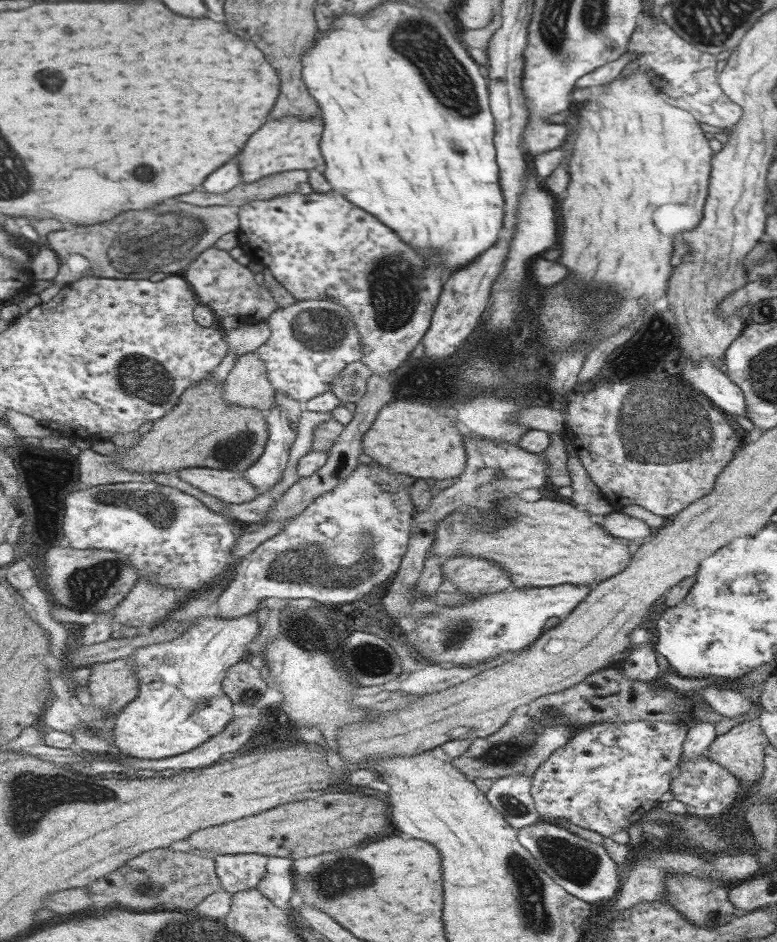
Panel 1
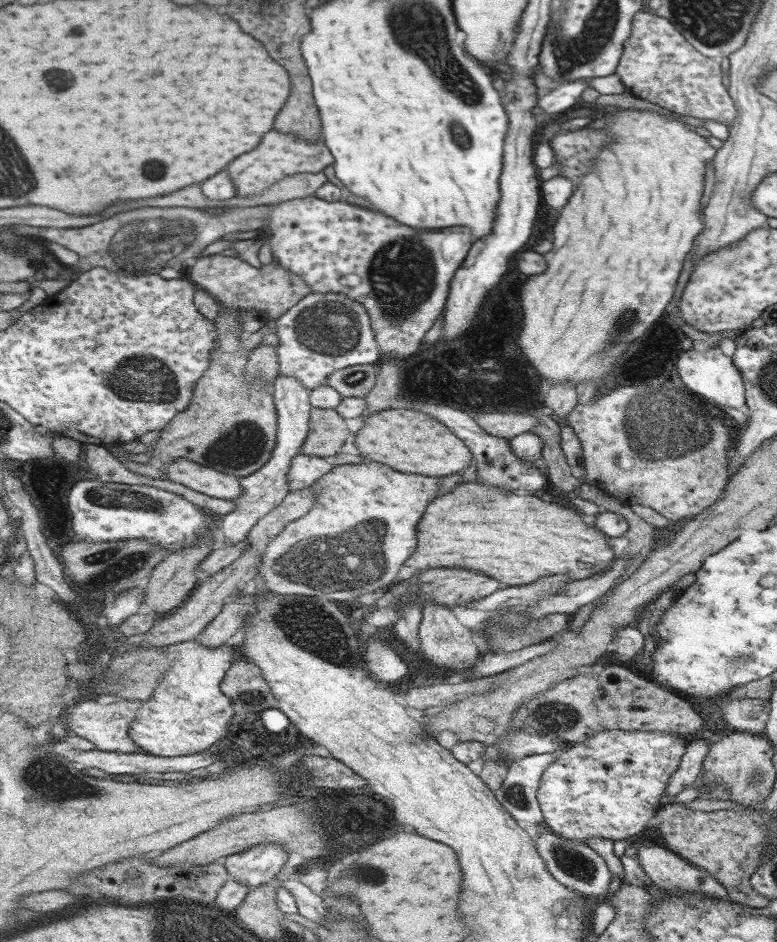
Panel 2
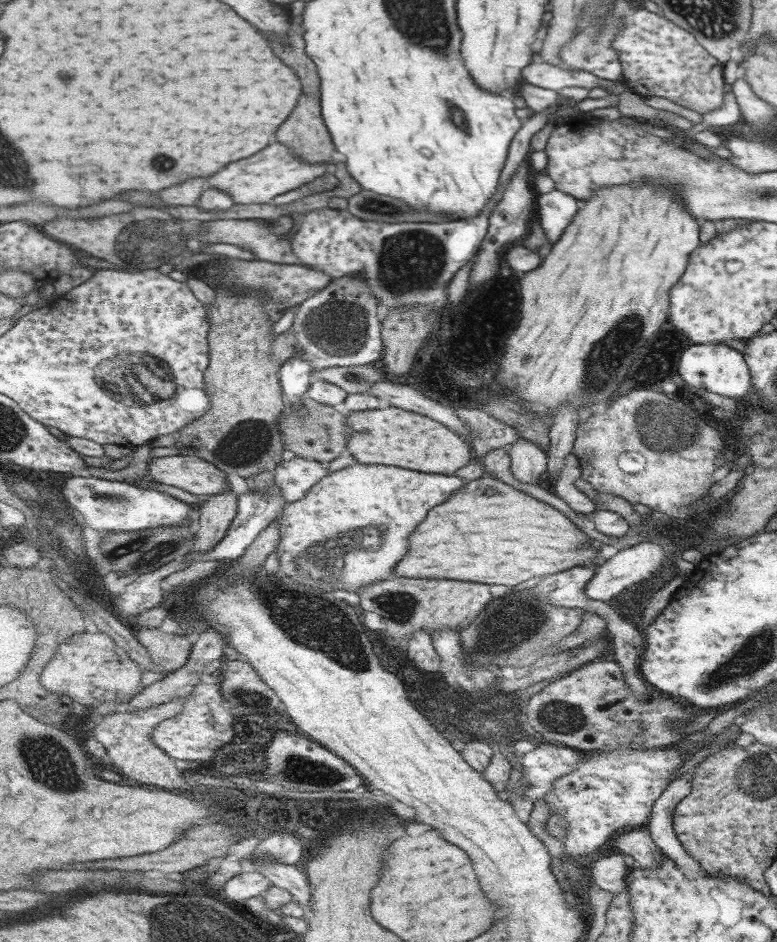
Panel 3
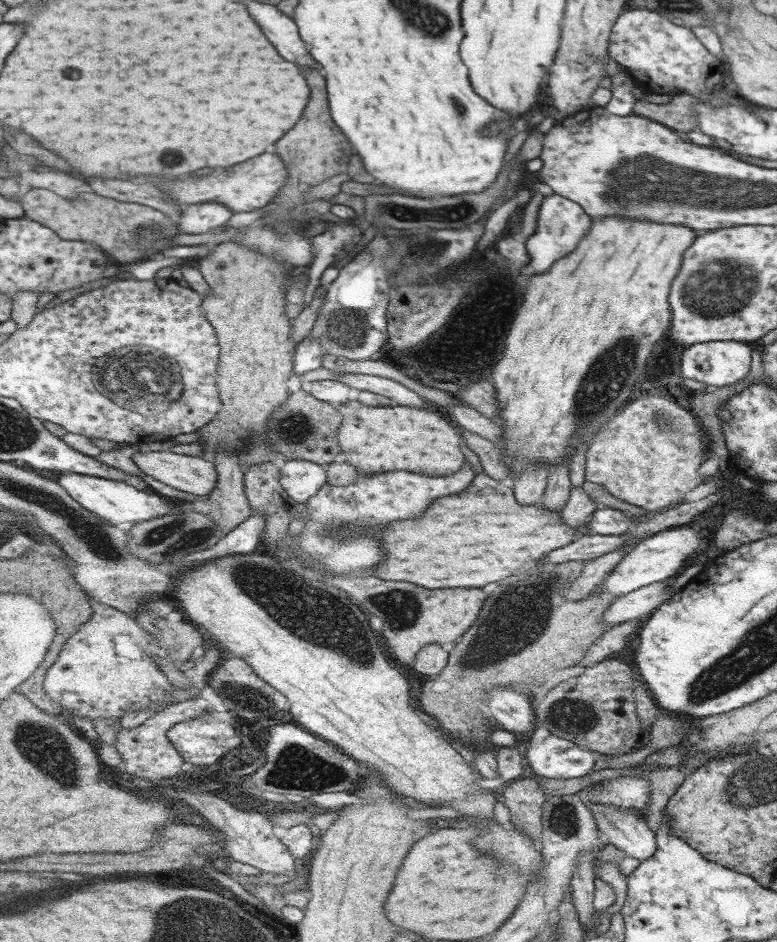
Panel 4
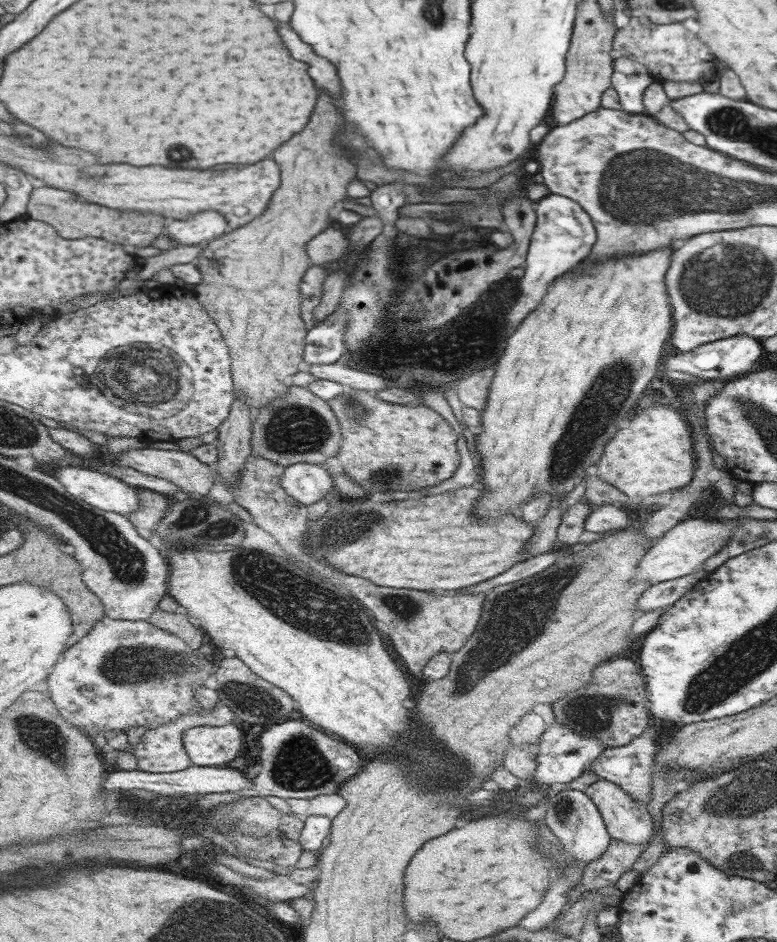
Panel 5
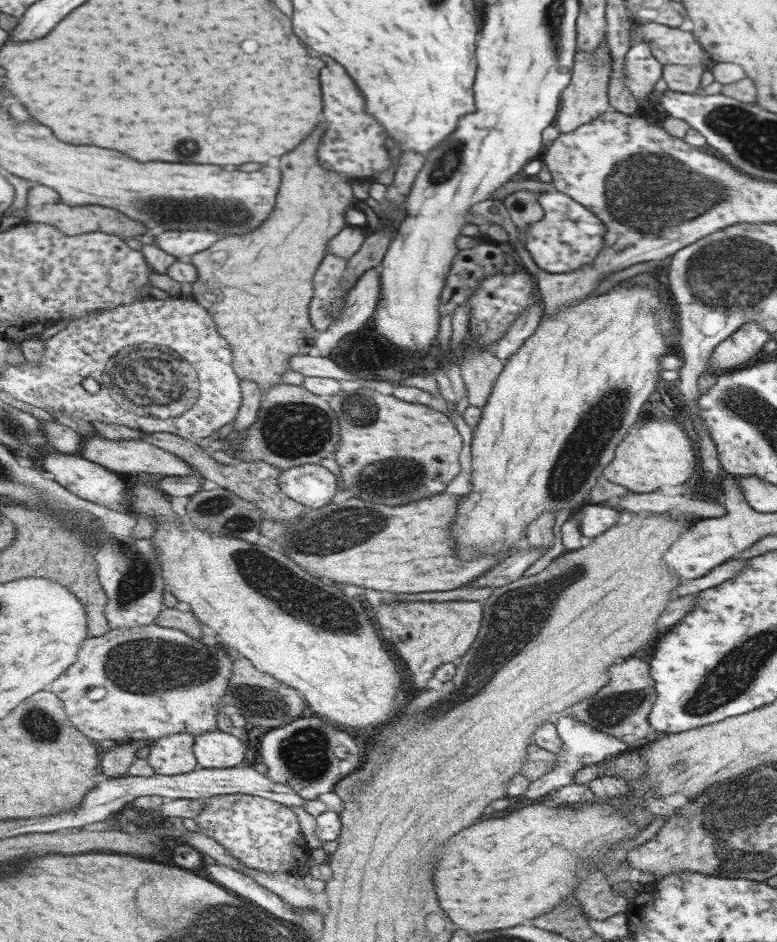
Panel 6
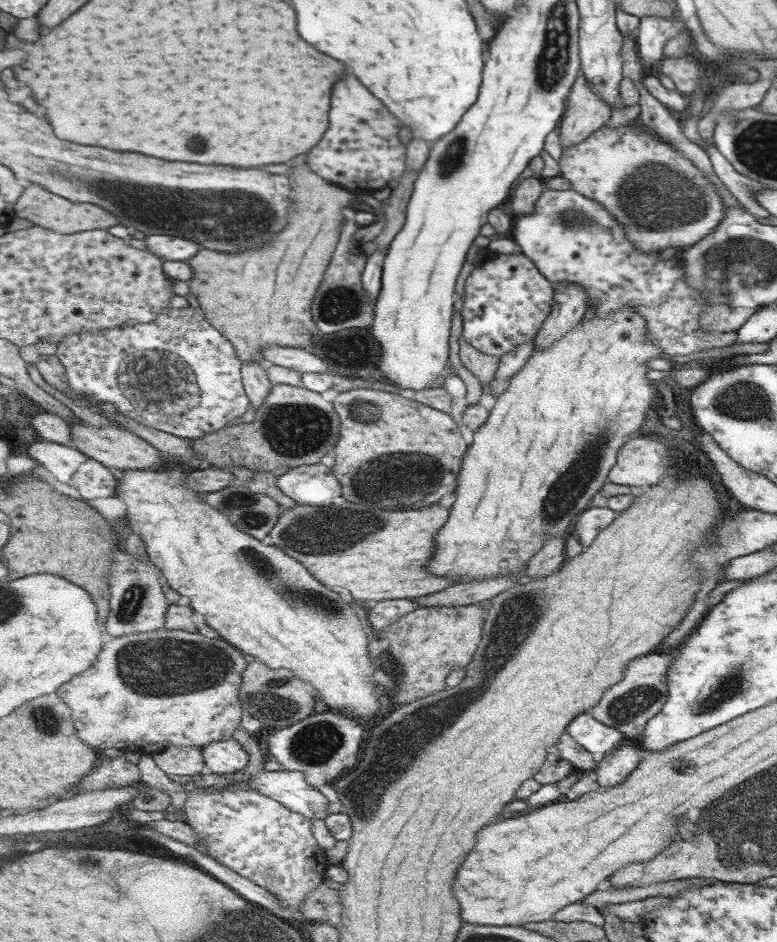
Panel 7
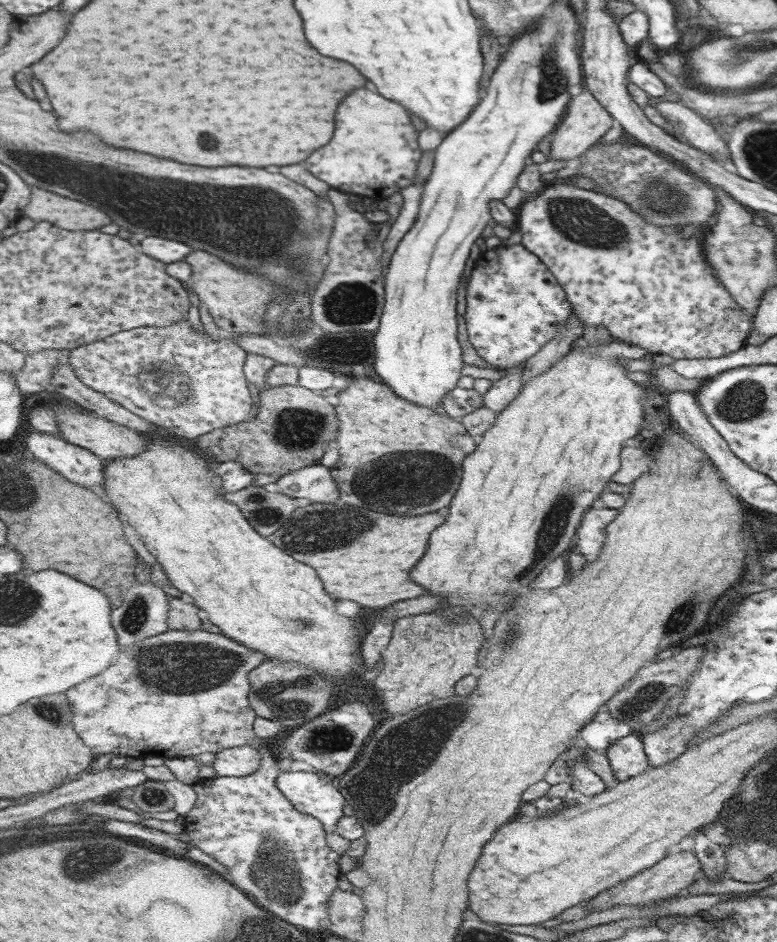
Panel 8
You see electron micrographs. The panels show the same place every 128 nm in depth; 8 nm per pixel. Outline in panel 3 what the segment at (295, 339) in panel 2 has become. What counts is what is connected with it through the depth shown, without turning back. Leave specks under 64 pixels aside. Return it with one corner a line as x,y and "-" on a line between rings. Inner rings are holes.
351,276
332,280
322,291
308,298
299,305
290,331
297,336
298,352
295,354
312,364
315,371
331,367
361,366
379,360
381,340
379,340
379,320
377,316
377,299
371,292
363,277

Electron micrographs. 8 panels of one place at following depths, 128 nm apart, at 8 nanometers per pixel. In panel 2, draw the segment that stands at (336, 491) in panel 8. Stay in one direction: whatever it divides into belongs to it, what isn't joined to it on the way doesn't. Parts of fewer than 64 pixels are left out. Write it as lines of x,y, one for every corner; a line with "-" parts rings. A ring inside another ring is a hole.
297,455
289,469
289,486
292,492
314,486
335,467
333,459
327,457

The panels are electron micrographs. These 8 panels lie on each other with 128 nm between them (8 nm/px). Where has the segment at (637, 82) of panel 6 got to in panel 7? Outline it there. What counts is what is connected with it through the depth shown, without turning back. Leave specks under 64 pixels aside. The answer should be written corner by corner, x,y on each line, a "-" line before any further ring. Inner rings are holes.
642,16
635,30
634,41
638,58
645,68
653,66
662,55
665,43
673,38
678,30
673,26
673,17

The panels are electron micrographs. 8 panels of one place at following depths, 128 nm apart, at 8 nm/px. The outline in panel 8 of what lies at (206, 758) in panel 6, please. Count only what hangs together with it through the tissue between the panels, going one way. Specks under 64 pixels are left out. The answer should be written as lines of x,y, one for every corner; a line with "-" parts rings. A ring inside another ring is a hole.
246,745
217,753
213,764
217,777
241,777
255,774
261,768
261,752
256,746

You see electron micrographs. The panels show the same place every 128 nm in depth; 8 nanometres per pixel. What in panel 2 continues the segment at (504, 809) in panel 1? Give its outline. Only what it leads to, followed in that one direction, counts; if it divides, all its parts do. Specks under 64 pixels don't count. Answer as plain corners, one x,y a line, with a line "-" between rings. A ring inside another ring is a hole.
560,750
549,754
533,754
510,763
495,796
519,826
532,828
542,823
536,792
541,773
559,754

